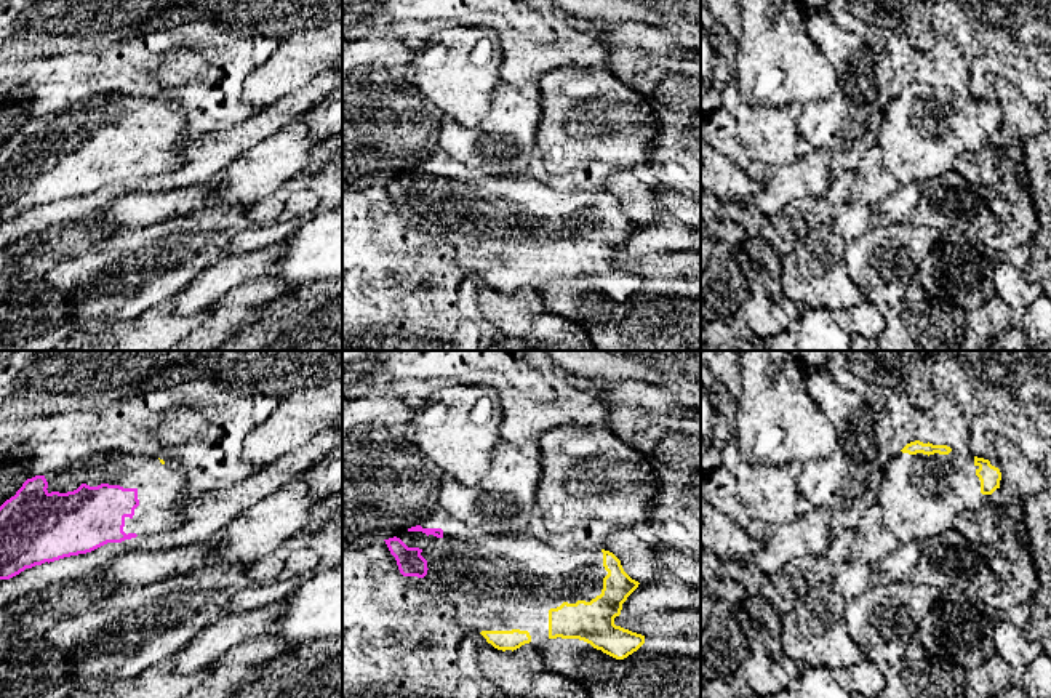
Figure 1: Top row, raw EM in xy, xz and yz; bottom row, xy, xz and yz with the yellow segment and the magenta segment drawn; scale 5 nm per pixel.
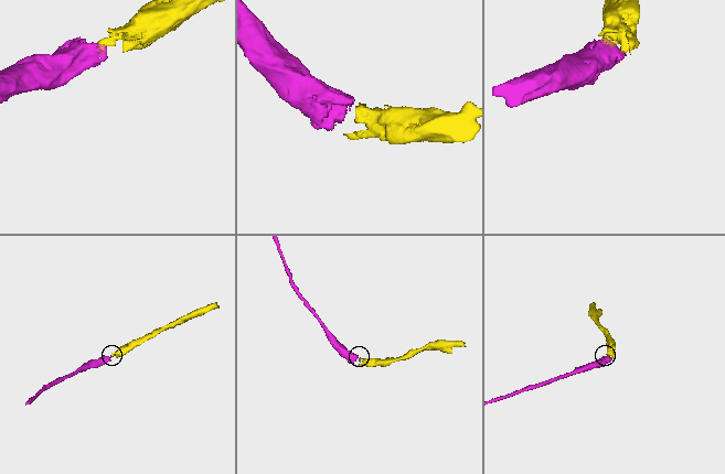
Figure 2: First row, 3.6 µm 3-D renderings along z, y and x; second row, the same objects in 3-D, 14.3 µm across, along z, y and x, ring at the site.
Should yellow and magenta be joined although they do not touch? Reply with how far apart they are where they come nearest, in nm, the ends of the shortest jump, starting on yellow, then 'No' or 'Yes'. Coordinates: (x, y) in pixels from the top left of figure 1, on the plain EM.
Distance 400 nm. Across: xz (482, 272), (426, 215). Yes

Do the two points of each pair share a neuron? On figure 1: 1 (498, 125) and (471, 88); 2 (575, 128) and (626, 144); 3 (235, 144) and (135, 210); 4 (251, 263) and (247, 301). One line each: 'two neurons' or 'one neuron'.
1: two neurons
2: one neuron
3: two neurons
4: two neurons

